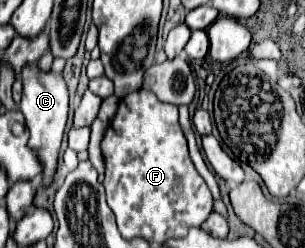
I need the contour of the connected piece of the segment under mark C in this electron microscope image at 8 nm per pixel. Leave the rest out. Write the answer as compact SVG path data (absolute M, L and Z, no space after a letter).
M30 64L28 68L24 68L24 72L20 72L20 80L22 80L22 102L20 102L20 110L26 118L26 128L30 132L30 140L28 146L38 150L38 156L44 162L44 172L42 172L42 182L48 184L54 176L56 170L56 160L58 160L58 148L62 142L62 134L66 128L66 120L68 120L68 86L62 74L54 74L50 72L42 72L38 68L38 64Z

